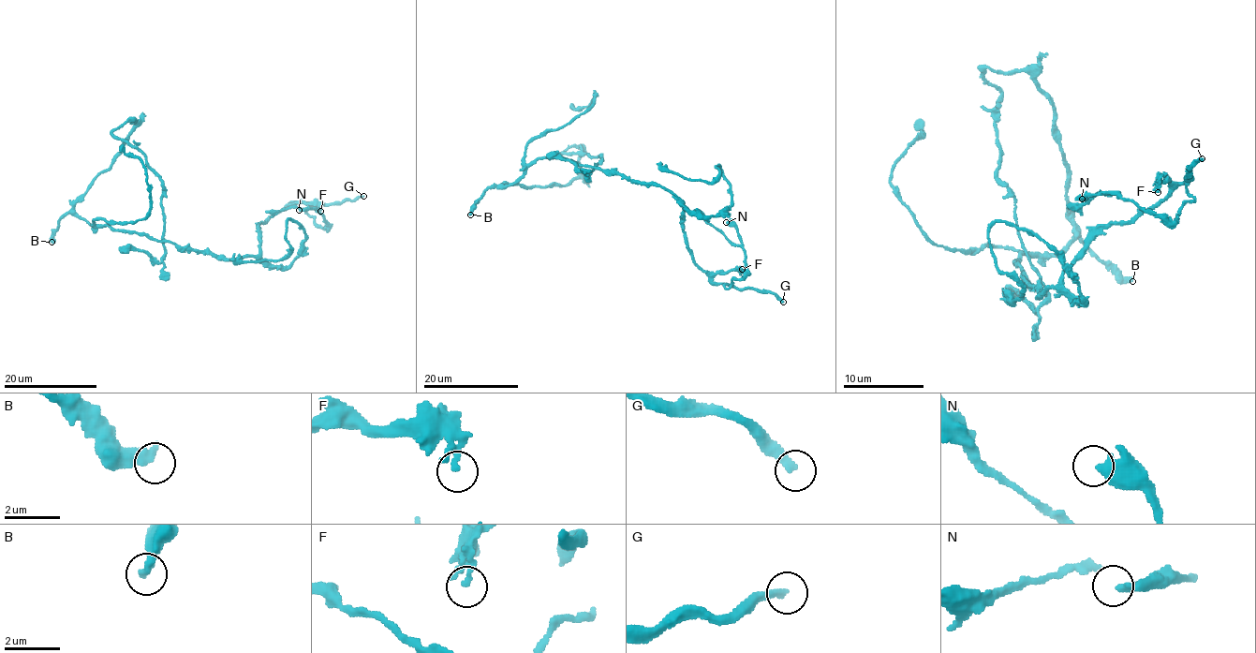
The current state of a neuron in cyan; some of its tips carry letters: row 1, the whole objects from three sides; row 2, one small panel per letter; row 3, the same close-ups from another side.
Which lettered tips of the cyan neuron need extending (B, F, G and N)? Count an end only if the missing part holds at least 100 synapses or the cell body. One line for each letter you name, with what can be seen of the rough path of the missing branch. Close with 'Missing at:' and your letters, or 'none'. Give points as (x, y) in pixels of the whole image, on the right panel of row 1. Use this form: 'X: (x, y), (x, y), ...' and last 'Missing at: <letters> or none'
Missing at: G

